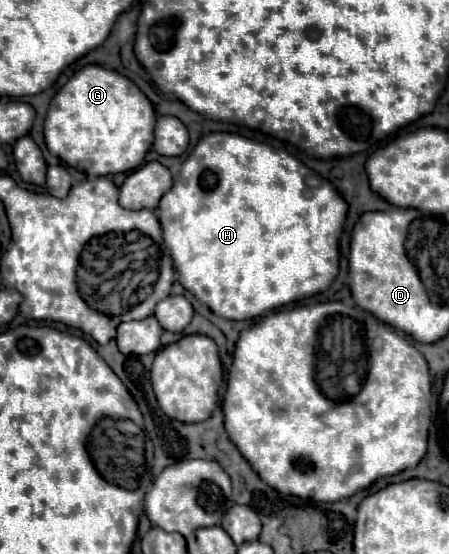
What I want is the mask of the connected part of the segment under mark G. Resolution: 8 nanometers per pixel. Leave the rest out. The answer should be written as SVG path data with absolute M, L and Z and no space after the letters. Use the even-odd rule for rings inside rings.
M87 65L51 99L45 117L47 149L87 175L115 175L135 169L153 143L155 111L139 87L117 71Z

